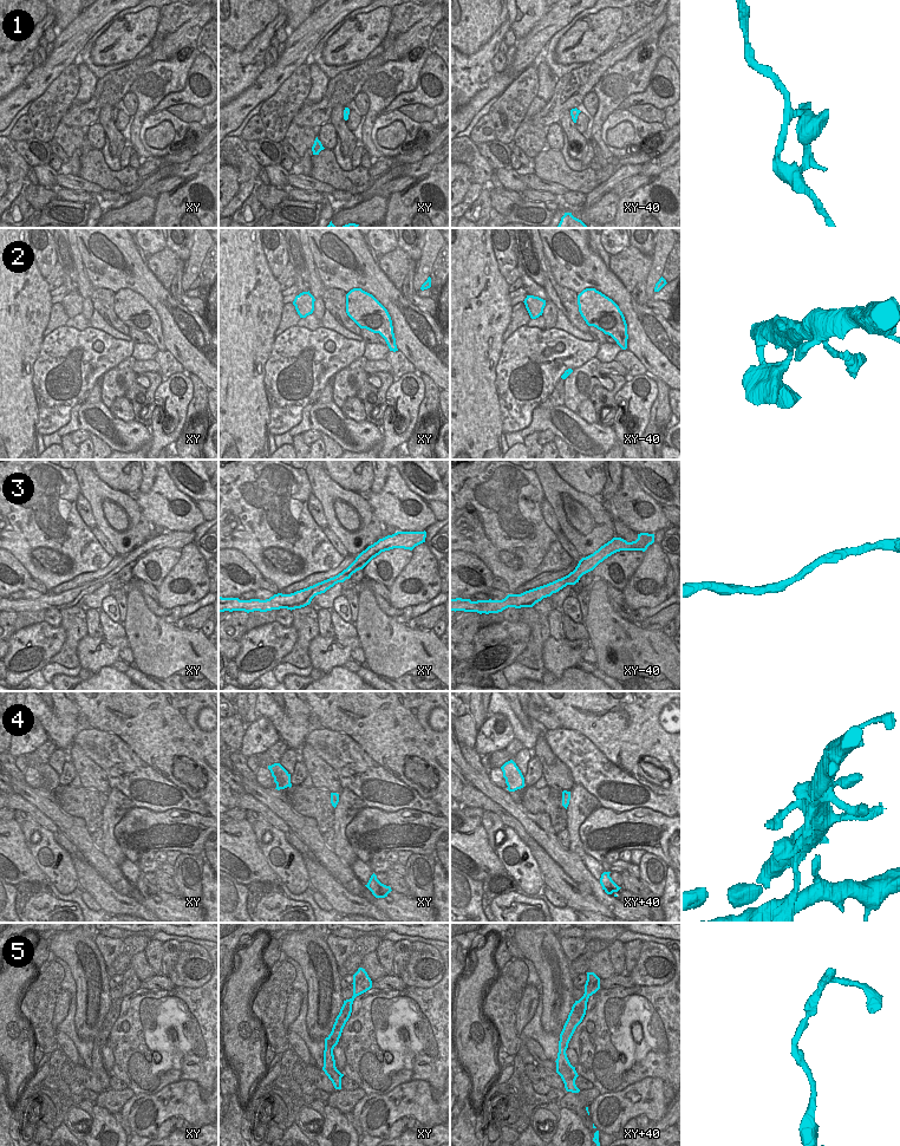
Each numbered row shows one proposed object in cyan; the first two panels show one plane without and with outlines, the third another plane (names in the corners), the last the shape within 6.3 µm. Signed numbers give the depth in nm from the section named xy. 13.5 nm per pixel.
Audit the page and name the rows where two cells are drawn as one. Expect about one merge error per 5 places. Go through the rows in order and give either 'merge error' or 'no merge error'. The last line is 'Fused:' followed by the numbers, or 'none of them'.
1: no merge error
2: no merge error
3: no merge error
4: merge error
5: no merge error
Fused: 4

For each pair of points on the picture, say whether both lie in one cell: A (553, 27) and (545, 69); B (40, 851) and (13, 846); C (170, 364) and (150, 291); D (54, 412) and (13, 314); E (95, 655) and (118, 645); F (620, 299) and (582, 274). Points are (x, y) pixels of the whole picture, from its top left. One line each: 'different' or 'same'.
A: different
B: different
C: different
D: different
E: same
F: same

